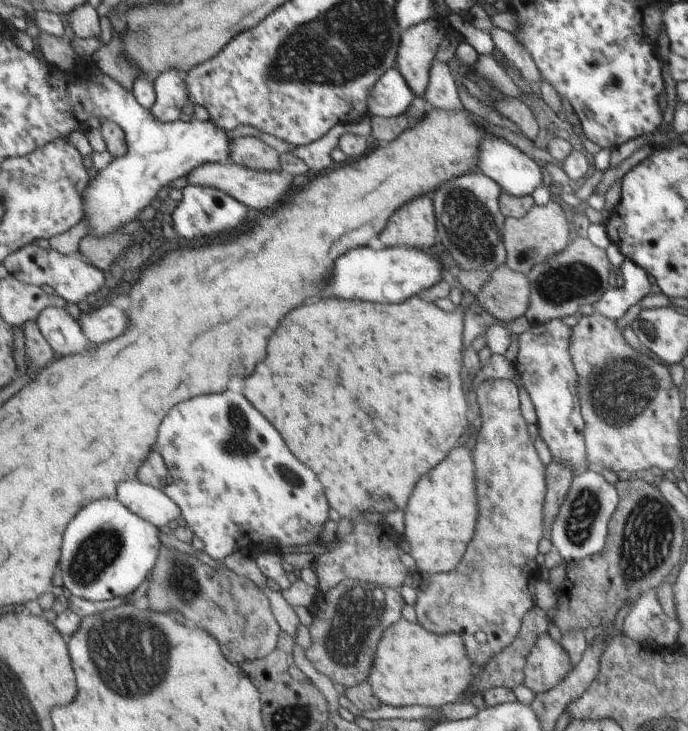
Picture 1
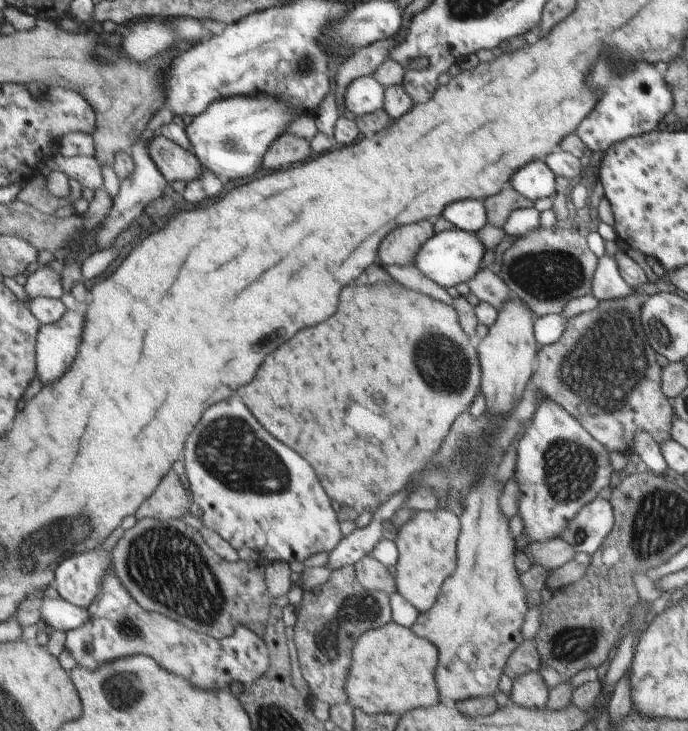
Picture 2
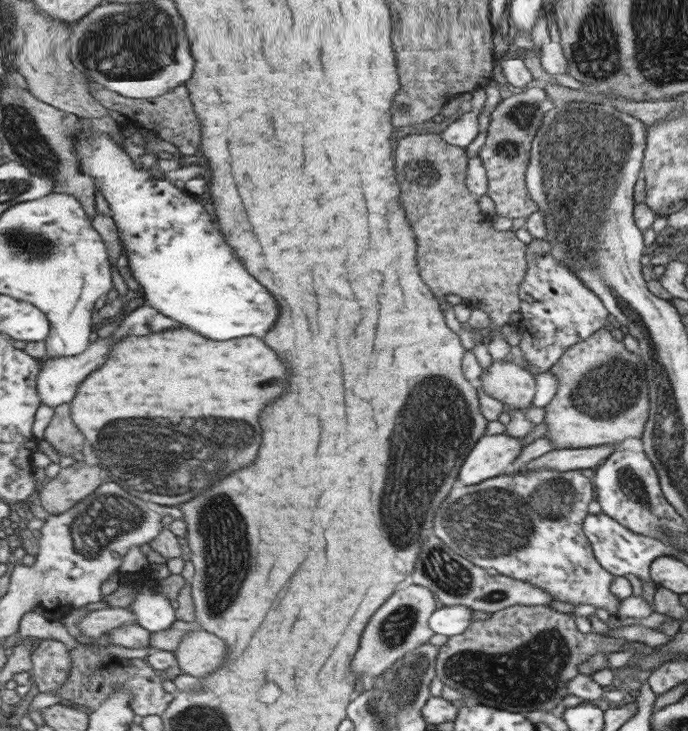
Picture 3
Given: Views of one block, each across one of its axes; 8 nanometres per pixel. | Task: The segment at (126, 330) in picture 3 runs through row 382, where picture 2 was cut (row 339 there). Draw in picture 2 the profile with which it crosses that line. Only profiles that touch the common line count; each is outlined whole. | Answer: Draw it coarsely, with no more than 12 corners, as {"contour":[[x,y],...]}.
{"contour":[[87,304],[43,325],[38,376],[58,382],[74,366]]}

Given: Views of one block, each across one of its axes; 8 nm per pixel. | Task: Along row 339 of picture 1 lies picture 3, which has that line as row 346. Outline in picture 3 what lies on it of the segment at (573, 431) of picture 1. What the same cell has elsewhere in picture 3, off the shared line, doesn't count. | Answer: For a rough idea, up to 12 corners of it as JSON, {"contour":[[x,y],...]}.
{"contour":[[528,245],[520,349],[548,371],[606,324],[607,308],[551,254]]}

